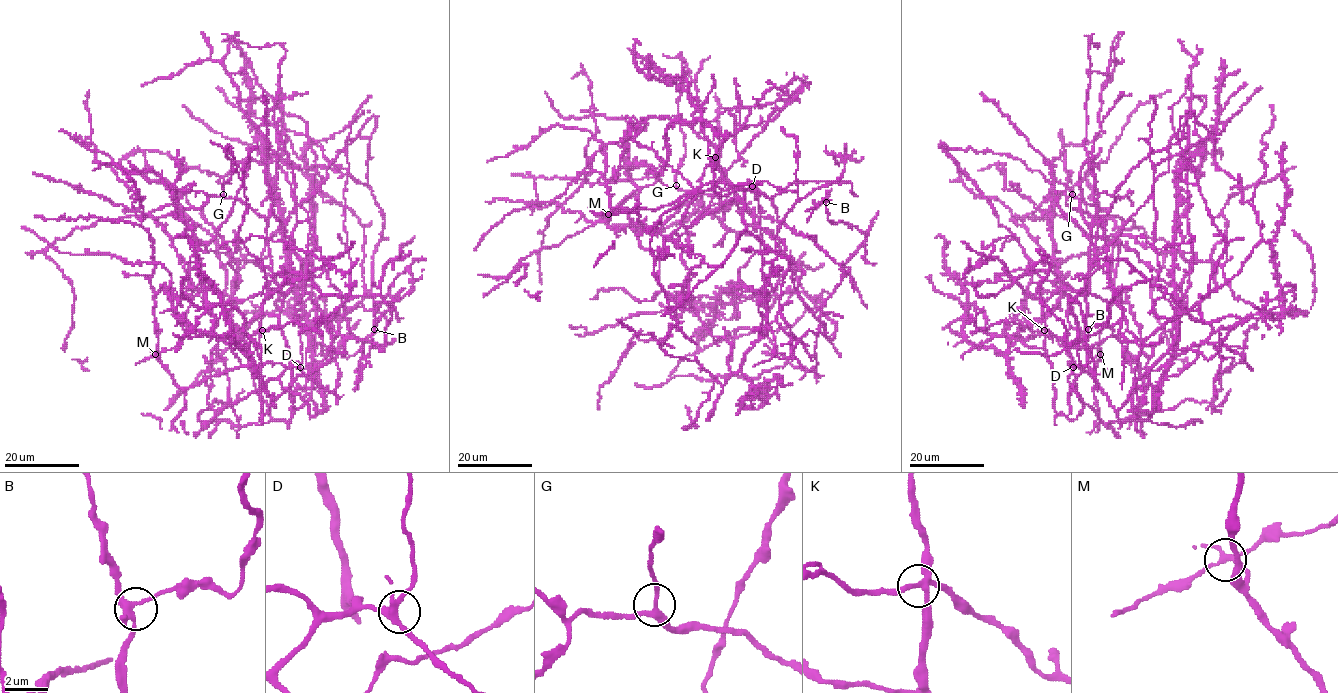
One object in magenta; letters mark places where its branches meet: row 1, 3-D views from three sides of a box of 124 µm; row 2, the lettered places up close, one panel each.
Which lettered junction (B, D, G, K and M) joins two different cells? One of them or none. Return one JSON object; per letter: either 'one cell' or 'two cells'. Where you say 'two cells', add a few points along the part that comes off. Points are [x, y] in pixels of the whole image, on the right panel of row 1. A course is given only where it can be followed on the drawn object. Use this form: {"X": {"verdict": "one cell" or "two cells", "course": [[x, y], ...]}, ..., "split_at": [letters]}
{"B": {"verdict": "one cell"}, "D": {"verdict": "one cell"}, "G": {"verdict": "one cell"}, "K": {"verdict": "one cell"}, "M": {"verdict": "two cells", "course": [[1101, 354], [1100, 333], [1122, 285]]}, "split_at": ["M"]}

